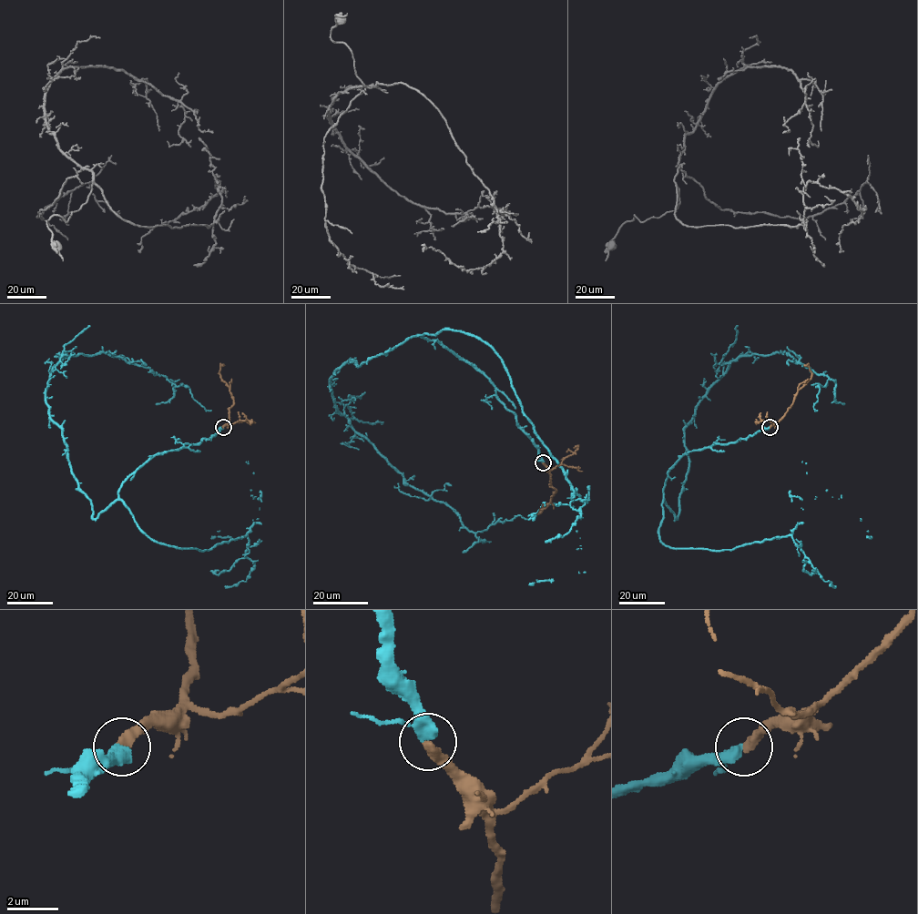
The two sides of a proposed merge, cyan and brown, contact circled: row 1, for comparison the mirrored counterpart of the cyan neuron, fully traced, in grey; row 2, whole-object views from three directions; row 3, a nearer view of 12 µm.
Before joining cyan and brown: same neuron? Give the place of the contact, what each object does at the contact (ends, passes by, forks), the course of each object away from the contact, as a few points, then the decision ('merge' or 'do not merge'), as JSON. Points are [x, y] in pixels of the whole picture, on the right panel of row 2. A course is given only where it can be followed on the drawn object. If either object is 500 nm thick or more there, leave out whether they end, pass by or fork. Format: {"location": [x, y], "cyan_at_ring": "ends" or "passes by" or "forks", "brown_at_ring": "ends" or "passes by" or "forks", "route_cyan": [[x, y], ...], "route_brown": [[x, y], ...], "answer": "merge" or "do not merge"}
{"location": [770, 427], "cyan_at_ring": "passes by", "brown_at_ring": "ends", "route_cyan": [[770, 427], [685, 453], [663, 490], [676, 518], [684, 428], [732, 360], [784, 352], [826, 375], [817, 410]], "route_brown": [[770, 427], [783, 416], [798, 390], [810, 378], [811, 372], [804, 364]], "answer": "merge"}

